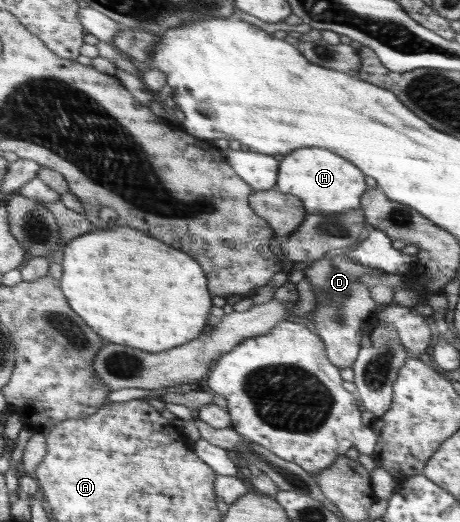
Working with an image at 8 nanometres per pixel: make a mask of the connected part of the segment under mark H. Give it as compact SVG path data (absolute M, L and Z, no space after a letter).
M298 148L279 161L274 188L283 194L297 196L308 215L339 213L360 208L361 196L368 190L364 176L354 164L330 150Z

